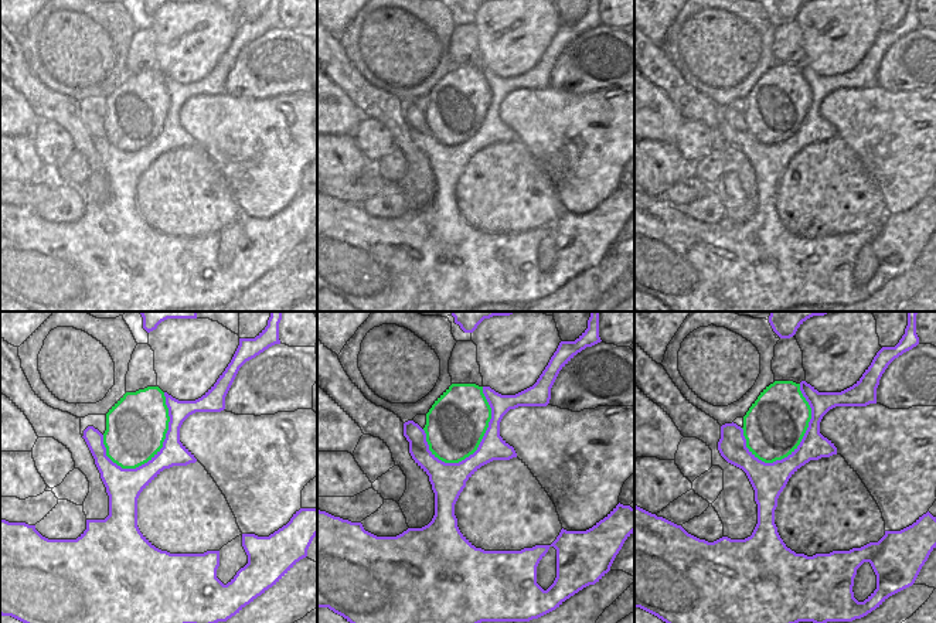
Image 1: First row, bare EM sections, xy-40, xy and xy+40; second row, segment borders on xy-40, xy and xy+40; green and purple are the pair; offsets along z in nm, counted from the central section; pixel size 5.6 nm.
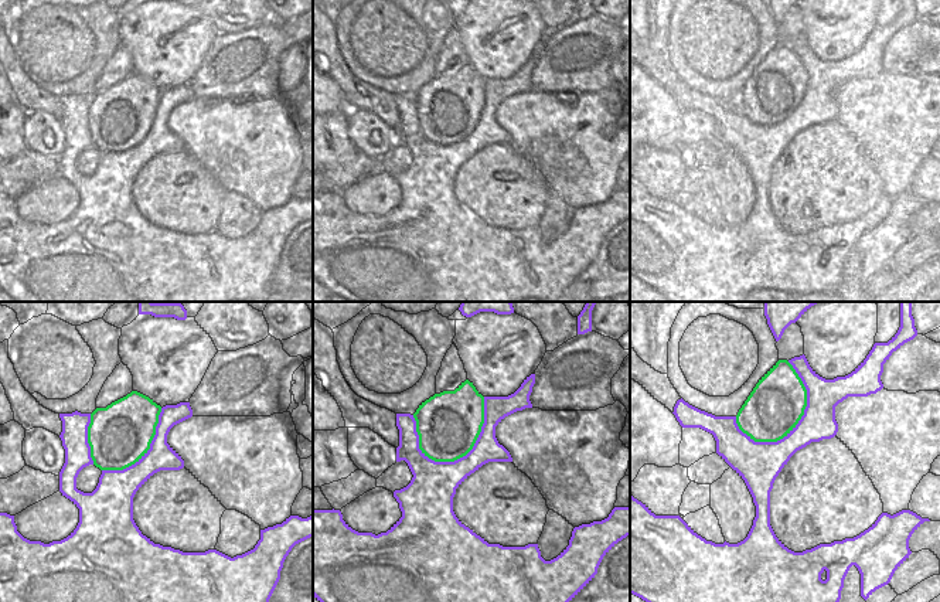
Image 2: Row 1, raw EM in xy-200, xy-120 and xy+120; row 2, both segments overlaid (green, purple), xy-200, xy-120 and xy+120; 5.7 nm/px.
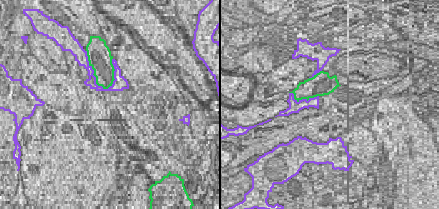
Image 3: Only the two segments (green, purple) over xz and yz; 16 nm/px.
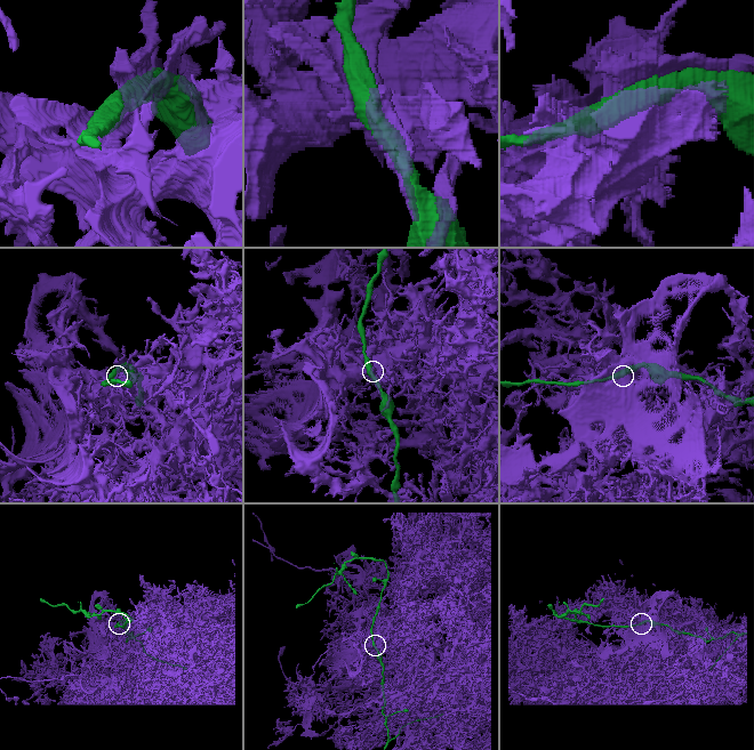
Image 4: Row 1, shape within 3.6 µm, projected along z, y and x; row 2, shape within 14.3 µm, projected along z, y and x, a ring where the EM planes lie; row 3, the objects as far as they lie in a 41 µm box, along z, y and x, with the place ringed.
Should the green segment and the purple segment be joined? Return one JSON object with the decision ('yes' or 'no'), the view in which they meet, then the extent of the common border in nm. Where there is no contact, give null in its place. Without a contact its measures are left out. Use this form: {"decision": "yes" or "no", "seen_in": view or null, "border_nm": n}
{"decision": "no", "seen_in": "xy+40", "border_nm": 500}

